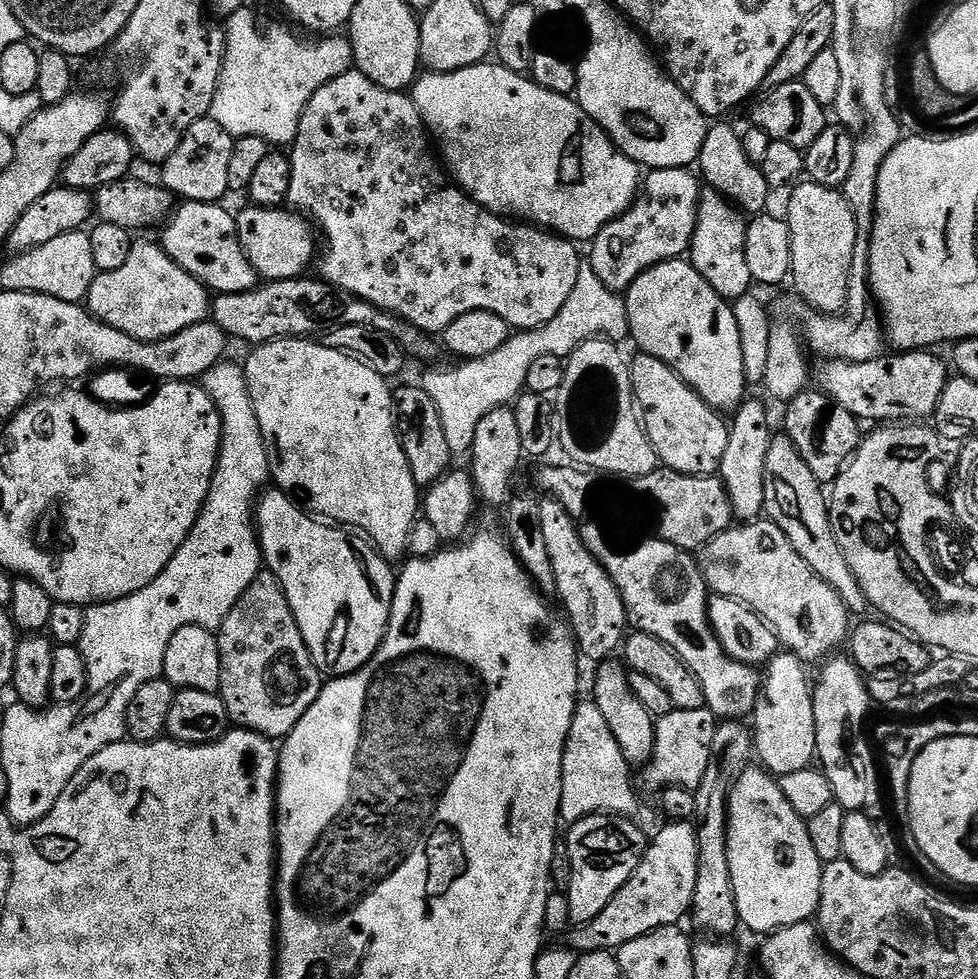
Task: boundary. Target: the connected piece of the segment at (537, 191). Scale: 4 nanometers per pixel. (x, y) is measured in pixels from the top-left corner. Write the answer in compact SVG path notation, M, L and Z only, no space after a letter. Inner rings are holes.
M499 62L475 64L457 72L425 71L423 74L417 75L416 83L410 89L410 95L414 106L418 106L418 114L424 119L425 129L430 133L438 152L438 147L440 147L441 153L439 152L439 155L442 157L442 160L442 155L444 155L445 161L443 160L443 163L446 165L451 179L459 185L474 203L482 205L487 212L495 212L496 215L505 218L523 218L541 229L551 230L553 233L559 234L573 242L581 242L580 240L591 242L595 240L602 228L605 228L611 220L617 220L623 212L628 211L636 202L636 197L642 187L641 165L624 155L613 144L611 138L583 112L579 103L572 96L554 94L550 90L535 84L527 75L511 72L511 70Z

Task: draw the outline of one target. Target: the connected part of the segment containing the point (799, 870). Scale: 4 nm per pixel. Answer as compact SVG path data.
M763 767L745 768L728 796L728 857L734 898L745 929L771 934L786 926L807 924L815 917L823 867L814 854L807 823L786 802L779 779Z

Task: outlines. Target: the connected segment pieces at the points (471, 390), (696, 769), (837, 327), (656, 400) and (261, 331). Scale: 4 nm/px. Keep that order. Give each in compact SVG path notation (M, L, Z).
M584 266L578 274L578 282L574 282L574 290L570 290L570 298L566 298L566 306L558 310L553 320L541 328L520 330L509 335L507 342L498 346L494 354L457 363L457 368L440 368L437 372L426 373L422 386L426 394L434 398L434 406L438 406L442 430L446 430L446 443L453 457L460 458L463 452L464 455L471 453L478 422L482 422L490 410L511 405L525 391L526 374L542 354L567 358L587 340L603 338L621 342L627 341L629 336L625 297L610 291L590 266Z
M703 707L698 710L673 710L656 720L656 749L652 759L643 765L644 784L650 791L659 793L665 788L680 787L695 790L710 766L714 734L718 717Z
M870 194L870 210L854 210L858 225L857 241L854 244L853 261L847 272L847 290L844 313L836 316L822 312L810 312L804 324L804 336L809 346L824 360L854 362L874 361L883 355L886 348L884 328L877 305L872 301L869 282L869 242L872 240L873 222L876 215L876 194Z
M636 354L636 357L631 357L630 367L632 370L632 390L636 394L636 402L638 405L638 411L642 417L644 432L648 435L650 442L654 446L657 461L659 461L659 463L665 468L673 468L675 472L685 472L691 476L710 476L719 473L722 454L726 454L726 442L728 441L728 424L726 423L725 417L717 412L716 409L710 407L710 405L703 400L703 398L700 397L691 386L689 386L689 384L685 384L678 374L674 374L674 370L670 370L670 366L666 366L658 358Z
M305 274L295 280L270 280L251 288L248 292L238 294L217 295L210 304L210 319L225 336L233 341L245 340L248 346L268 344L271 340L285 338L308 338L312 332L327 334L341 324L357 324L370 326L374 330L382 330L382 334L390 334L409 357L428 356L432 352L432 344L427 335L413 324L407 324L399 316L383 312L370 302L358 298L349 292L341 292L325 280L313 278Z

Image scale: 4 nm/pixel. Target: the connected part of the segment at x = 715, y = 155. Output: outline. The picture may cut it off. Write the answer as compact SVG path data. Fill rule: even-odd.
M726 122L715 123L708 129L706 140L703 142L697 160L698 169L700 168L703 174L701 174L701 177L706 184L709 183L707 185L713 191L720 192L745 213L763 213L767 209L765 207L770 195L772 195L772 189L766 182L759 165L754 160L751 161L746 154L746 150L735 130L724 123Z

